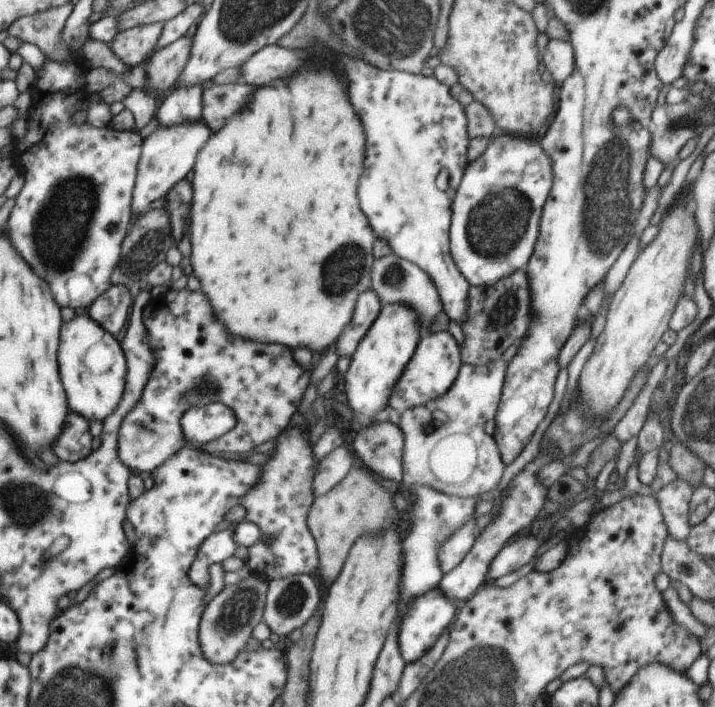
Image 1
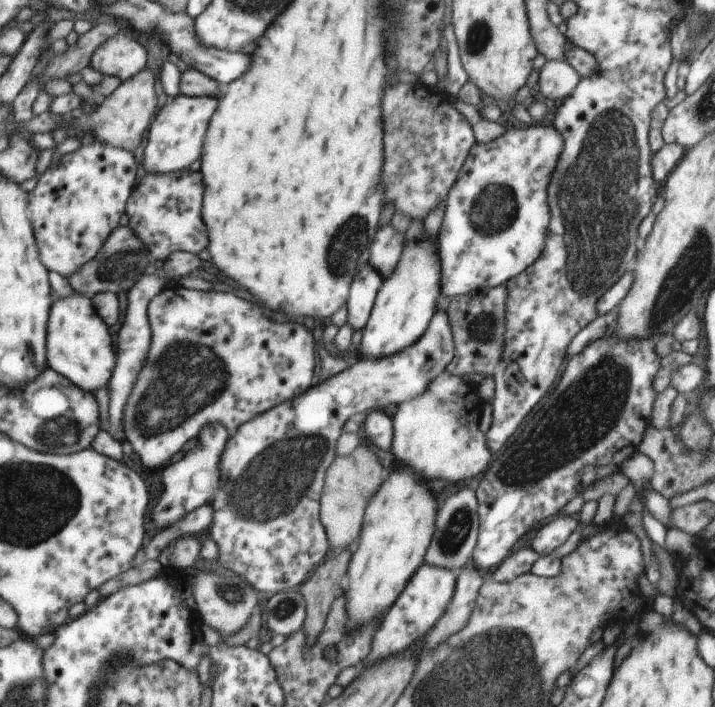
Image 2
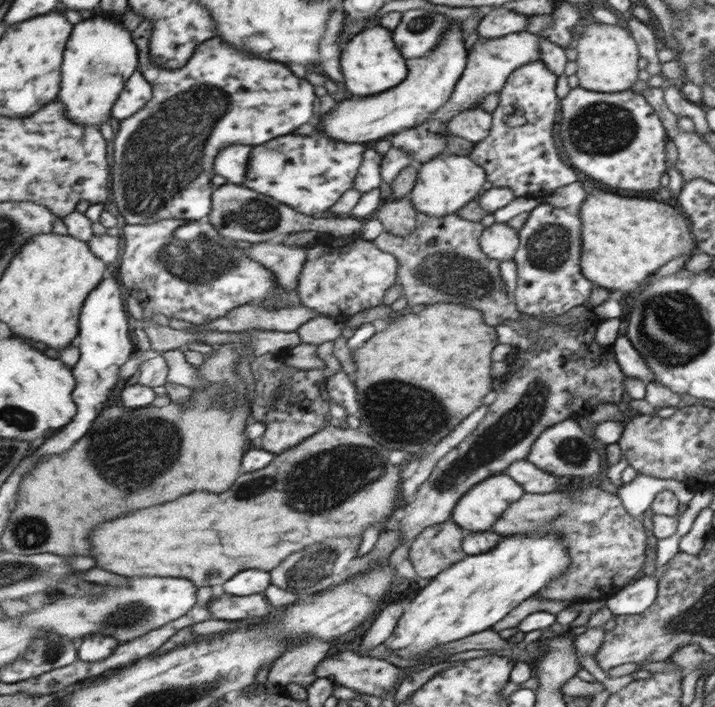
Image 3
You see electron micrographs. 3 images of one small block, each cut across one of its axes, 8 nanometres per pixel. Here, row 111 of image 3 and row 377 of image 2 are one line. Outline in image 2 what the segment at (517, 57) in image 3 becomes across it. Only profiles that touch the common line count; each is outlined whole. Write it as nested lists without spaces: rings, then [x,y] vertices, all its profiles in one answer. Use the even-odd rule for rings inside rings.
[[[443,372],[435,378],[424,390],[411,400],[401,402],[391,411],[392,433],[391,452],[397,462],[411,468],[425,480],[445,480],[445,482],[463,482],[486,470],[492,462],[493,452],[485,446],[485,439],[481,430],[477,428],[481,401],[477,392],[471,390],[468,382],[463,378],[448,372]]]

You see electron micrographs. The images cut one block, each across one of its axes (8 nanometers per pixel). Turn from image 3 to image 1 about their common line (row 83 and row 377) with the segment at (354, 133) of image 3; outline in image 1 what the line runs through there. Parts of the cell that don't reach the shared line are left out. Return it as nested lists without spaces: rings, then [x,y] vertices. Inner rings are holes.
[[[437,330],[421,335],[403,376],[400,377],[392,396],[389,397],[388,407],[395,412],[403,413],[415,406],[424,405],[433,398],[443,396],[455,384],[456,377],[459,376],[457,374],[457,370],[460,370],[459,366],[461,366],[459,348],[447,331]]]

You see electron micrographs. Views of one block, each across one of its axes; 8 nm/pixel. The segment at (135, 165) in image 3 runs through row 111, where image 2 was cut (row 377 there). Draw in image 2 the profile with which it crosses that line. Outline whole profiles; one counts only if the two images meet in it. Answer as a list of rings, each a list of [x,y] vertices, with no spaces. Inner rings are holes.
[[[174,284],[169,288],[163,289],[153,302],[149,305],[149,320],[153,330],[153,340],[151,348],[149,348],[149,356],[147,356],[147,364],[143,368],[143,372],[139,374],[135,388],[129,396],[129,402],[125,406],[125,416],[123,416],[124,432],[126,439],[132,445],[135,453],[140,457],[139,459],[152,470],[160,471],[164,468],[171,458],[181,452],[185,448],[185,442],[199,436],[199,430],[205,428],[207,424],[219,422],[221,426],[225,426],[225,430],[229,430],[228,436],[233,436],[233,432],[237,430],[239,424],[243,425],[247,420],[259,417],[263,412],[267,412],[274,406],[280,405],[283,401],[291,401],[295,396],[307,392],[307,388],[311,386],[311,376],[315,370],[315,356],[313,356],[313,340],[311,340],[311,331],[307,332],[301,324],[293,324],[293,322],[283,322],[269,320],[261,308],[253,302],[247,302],[243,298],[237,298],[233,294],[225,294],[225,292],[199,292],[184,288],[181,285]]]

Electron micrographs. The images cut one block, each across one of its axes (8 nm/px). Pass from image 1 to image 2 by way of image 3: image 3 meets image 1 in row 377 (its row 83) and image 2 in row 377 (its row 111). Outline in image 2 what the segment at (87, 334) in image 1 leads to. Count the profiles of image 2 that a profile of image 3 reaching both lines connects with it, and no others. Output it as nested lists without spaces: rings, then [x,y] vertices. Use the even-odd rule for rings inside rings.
[[[75,292],[55,300],[49,322],[49,366],[83,390],[95,392],[107,386],[117,366],[117,349],[115,352],[110,327],[88,295]]]

